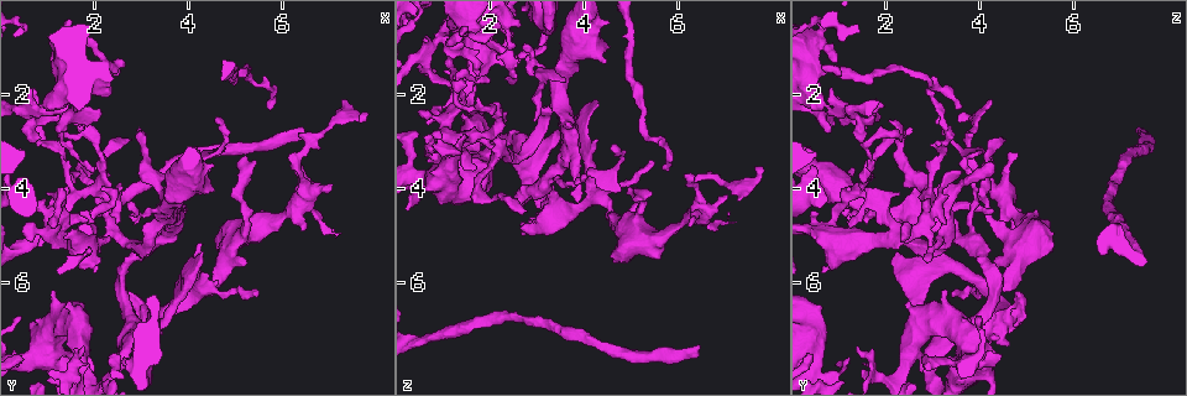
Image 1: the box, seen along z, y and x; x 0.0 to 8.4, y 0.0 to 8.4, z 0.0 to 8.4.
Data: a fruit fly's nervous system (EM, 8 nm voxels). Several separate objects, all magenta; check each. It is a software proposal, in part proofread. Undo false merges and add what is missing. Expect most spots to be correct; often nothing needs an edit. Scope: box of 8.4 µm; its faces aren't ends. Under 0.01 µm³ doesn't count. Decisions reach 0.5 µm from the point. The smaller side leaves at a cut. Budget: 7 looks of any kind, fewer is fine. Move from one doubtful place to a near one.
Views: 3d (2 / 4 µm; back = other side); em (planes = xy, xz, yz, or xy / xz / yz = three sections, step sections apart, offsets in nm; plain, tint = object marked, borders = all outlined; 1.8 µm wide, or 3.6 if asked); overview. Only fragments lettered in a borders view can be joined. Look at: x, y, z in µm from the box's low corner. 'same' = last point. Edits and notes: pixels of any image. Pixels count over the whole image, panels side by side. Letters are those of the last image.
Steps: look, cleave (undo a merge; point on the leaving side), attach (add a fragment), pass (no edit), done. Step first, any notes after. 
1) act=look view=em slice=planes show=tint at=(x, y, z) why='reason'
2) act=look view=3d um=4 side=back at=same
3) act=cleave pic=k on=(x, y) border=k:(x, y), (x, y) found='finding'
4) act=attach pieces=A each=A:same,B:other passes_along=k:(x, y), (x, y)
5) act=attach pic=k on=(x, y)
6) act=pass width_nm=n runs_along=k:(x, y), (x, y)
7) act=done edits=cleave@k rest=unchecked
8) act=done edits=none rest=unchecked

act=look view=3d um=2 at=(1.30, 4.40, 2.95)

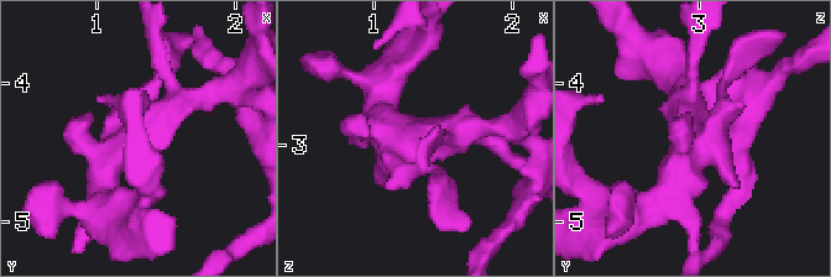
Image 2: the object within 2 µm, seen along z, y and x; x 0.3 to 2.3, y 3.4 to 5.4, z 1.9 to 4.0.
act=look view=em slice=planes show=borders at=(1.32, 4.40, 2.96) why='need the tissue'

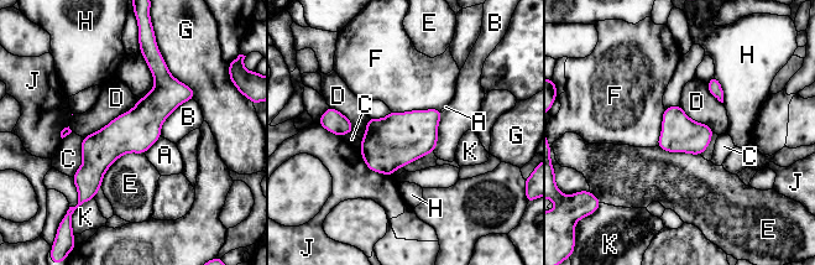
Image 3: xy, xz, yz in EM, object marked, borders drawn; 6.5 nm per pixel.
act=pass each=A:other,B:other,C:other,D:other,E:other,F:other,G:other,H:other,J:other,K:other border=3:(144, 152), (123, 154), (100, 187) found='continuous, no second neuron'

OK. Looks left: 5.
act=look view=em slice=planes show=tint at=(2.45, 4.15, 1.40)

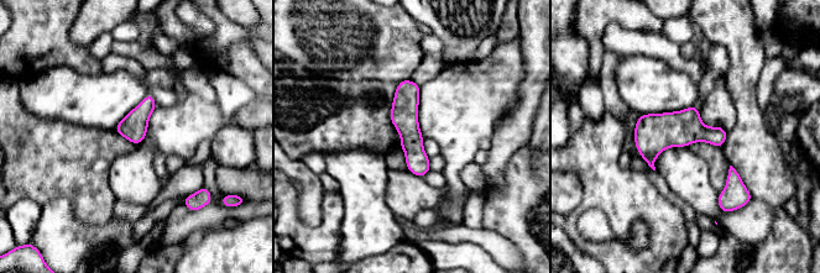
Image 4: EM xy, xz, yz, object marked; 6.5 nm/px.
act=look view=em slice=planes show=borders at=same why='see the neighbours'

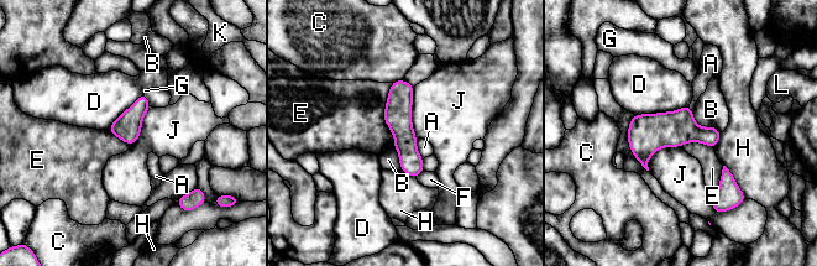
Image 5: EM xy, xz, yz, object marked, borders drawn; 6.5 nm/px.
act=pass each=A:other,B:other,C:other,D:other,E:other,F:other,G:other,H:other,J:other,K:other,L:other border=5:(391, 83), (385, 123), (394, 146) found='all the same neuron'

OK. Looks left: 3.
act=look view=3d um=4 side=back at=(0.95, 2.40, 0.90) why='four or more arms meet'

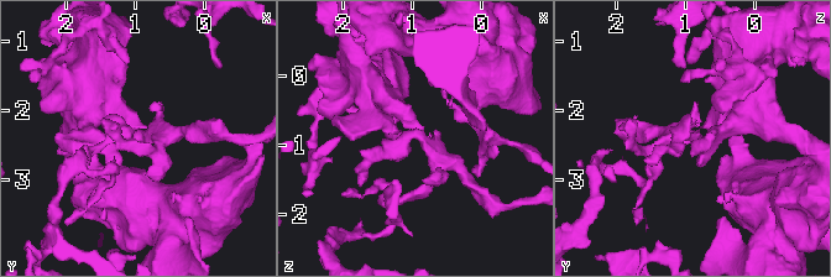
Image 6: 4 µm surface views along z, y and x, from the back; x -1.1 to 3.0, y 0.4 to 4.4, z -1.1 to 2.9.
act=look view=em slice=xy step=4 show=borders at=(0.90, 2.40, 0.80) why='now the EM'

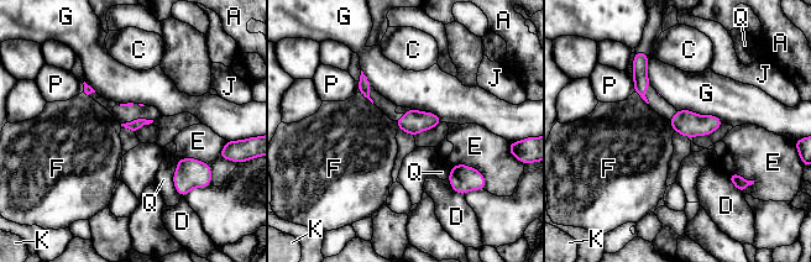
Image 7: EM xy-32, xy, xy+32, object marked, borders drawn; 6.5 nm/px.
act=look view=em slice=planes show=borders at=same why='cut it another way'

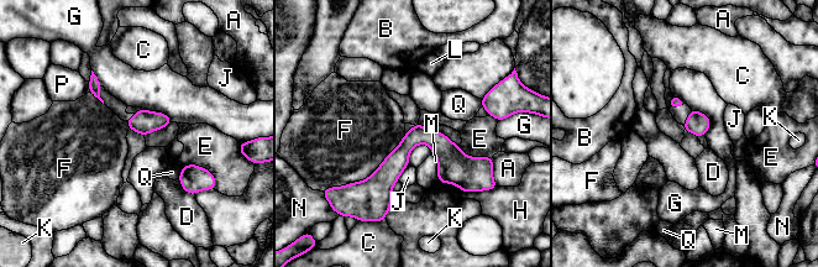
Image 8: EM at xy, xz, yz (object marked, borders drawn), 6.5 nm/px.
act=pass each=A:other,B:other,C:other,D:other,E:other,F:other,G:other,H:other,J:other,K:other,L:other,M:other,N:other,P:other,Q:other runs_along=8:(480, 160), (415, 139), (387, 199) found='all the same neuron'

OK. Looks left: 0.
act=done edits=none rest=unchecked

